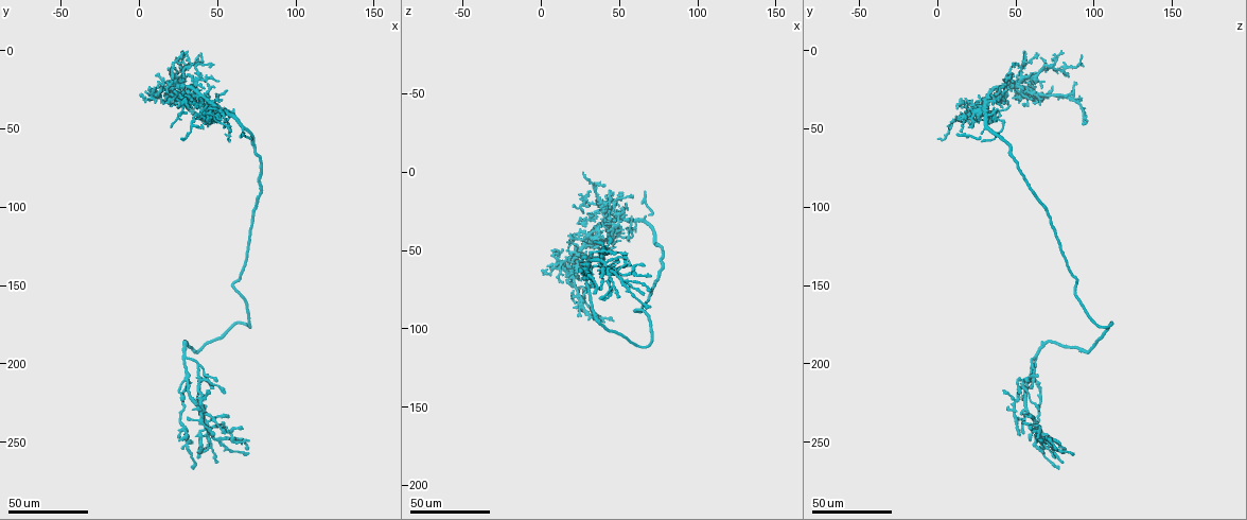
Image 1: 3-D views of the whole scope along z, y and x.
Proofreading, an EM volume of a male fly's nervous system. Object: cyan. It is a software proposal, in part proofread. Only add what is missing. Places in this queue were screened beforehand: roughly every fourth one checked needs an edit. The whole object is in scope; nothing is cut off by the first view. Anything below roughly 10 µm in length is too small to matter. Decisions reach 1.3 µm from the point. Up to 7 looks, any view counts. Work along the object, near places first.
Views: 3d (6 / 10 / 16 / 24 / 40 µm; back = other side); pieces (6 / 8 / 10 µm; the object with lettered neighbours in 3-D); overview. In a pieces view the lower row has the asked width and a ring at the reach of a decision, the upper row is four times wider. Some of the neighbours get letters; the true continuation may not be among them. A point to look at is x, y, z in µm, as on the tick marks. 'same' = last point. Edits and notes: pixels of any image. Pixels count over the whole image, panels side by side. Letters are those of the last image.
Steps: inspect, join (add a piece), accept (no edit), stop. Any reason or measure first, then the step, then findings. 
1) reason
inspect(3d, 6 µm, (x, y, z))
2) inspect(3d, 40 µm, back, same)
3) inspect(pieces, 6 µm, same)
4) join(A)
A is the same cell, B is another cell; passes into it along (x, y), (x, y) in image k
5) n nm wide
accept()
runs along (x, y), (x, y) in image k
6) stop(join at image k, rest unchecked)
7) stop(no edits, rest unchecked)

end of a long branch
inspect(3d, 40 µm, (66, 54, 14))

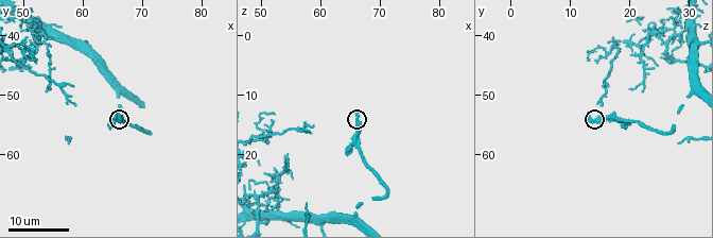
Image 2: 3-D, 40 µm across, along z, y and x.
zoom in
inspect(3d, 10 µm, (66.5, 53.5, 12.5))

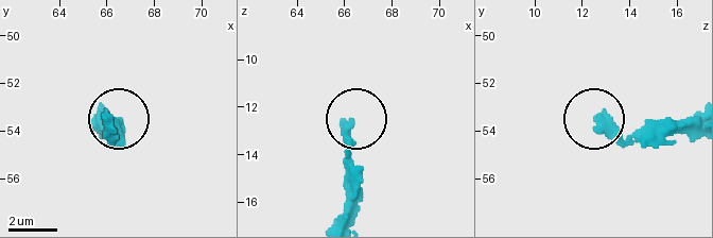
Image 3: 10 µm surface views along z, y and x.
inspect(pieces, 6 µm, (66.1, 53.5, 12.7))

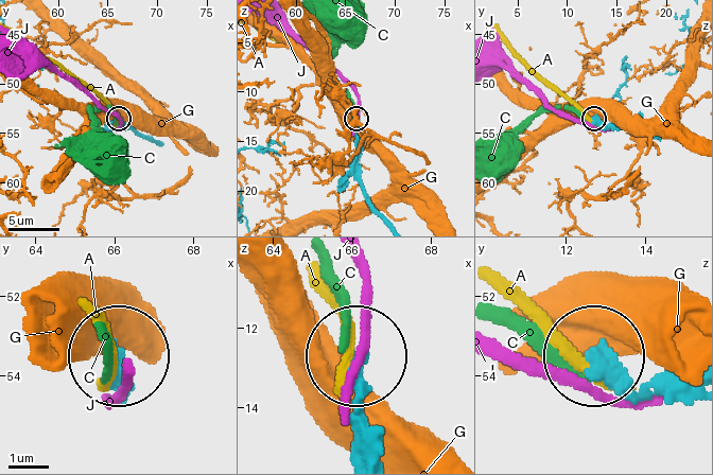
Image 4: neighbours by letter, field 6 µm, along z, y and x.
accept()
A, C, G and J are other cells; none of them fits

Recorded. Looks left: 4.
inspect(3d, 24 µm, (36, 46, 8))

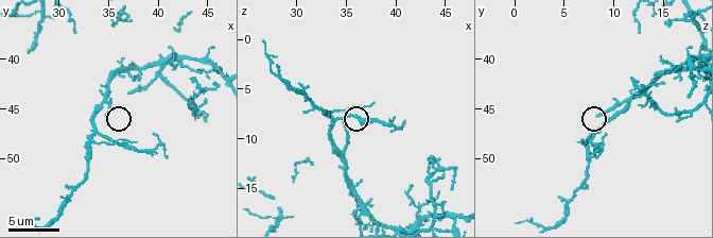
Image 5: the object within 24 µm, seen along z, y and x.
inspect(pieces, 10 µm, (34.8, 45.4, 8.4))

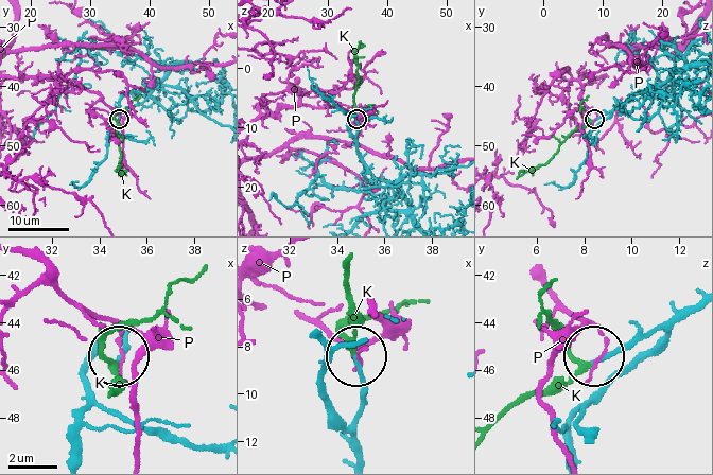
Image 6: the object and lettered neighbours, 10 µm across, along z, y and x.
join(K)
K is the same cell, P is another cell; passes into it along (355, 134), (355, 51), (360, 40) in image 6; the neuron continues

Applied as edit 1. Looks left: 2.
stop(join at image 6, rest unchecked)

